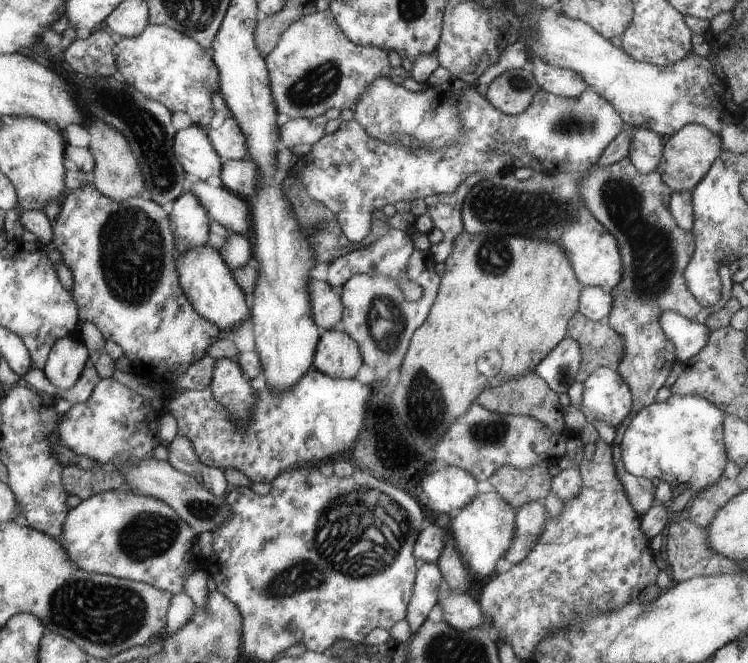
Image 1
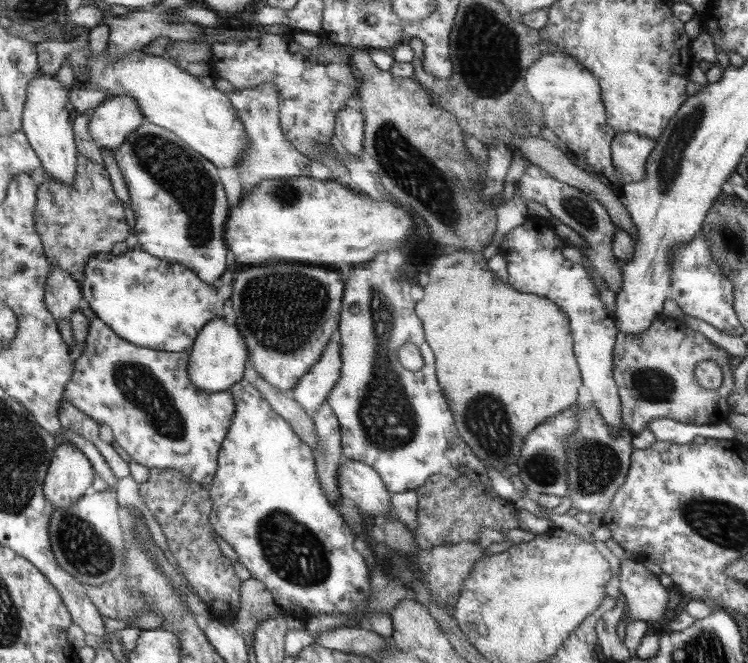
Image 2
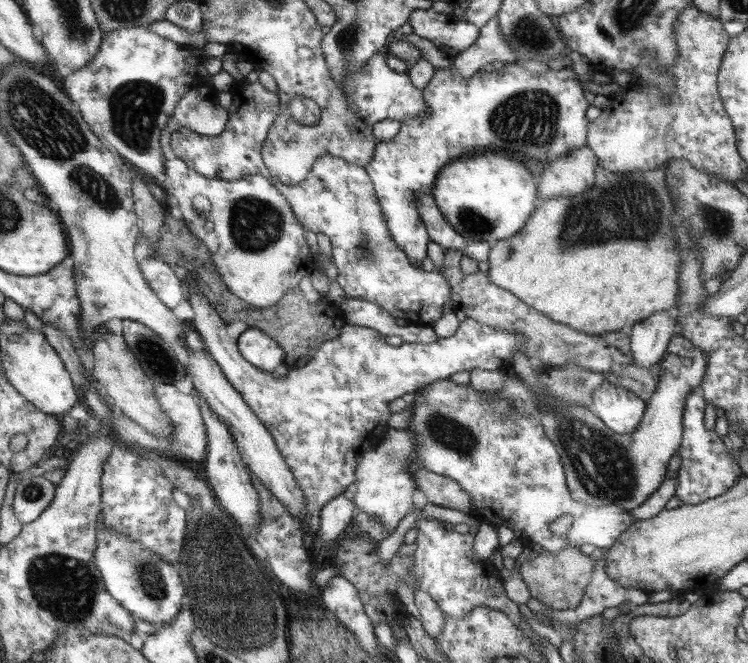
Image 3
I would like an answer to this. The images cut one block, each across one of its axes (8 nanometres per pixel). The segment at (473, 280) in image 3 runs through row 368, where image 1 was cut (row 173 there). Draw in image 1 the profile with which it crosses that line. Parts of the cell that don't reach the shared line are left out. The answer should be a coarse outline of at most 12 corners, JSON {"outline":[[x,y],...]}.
{"outline":[[592,167],[581,193],[616,237],[608,323],[631,416],[656,402],[677,347],[660,316],[705,324],[685,271],[696,237],[661,172]]}

